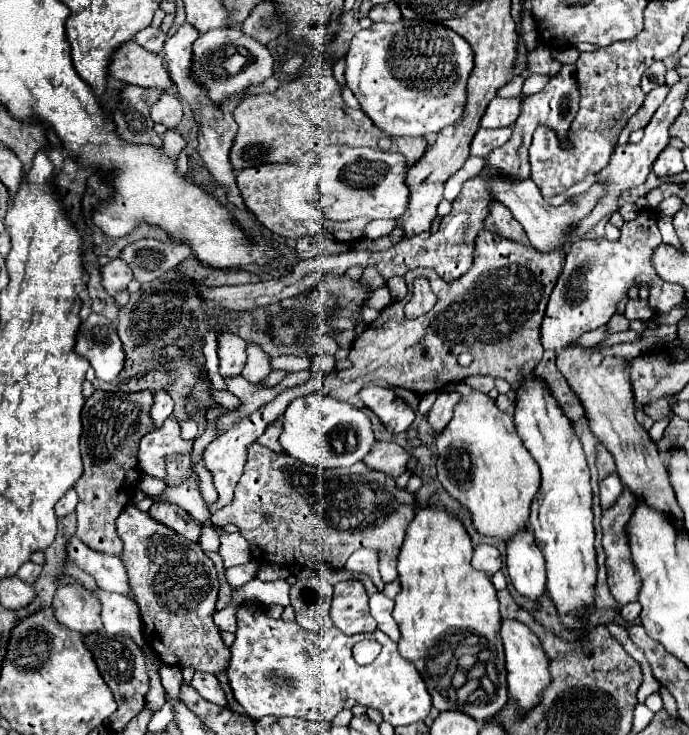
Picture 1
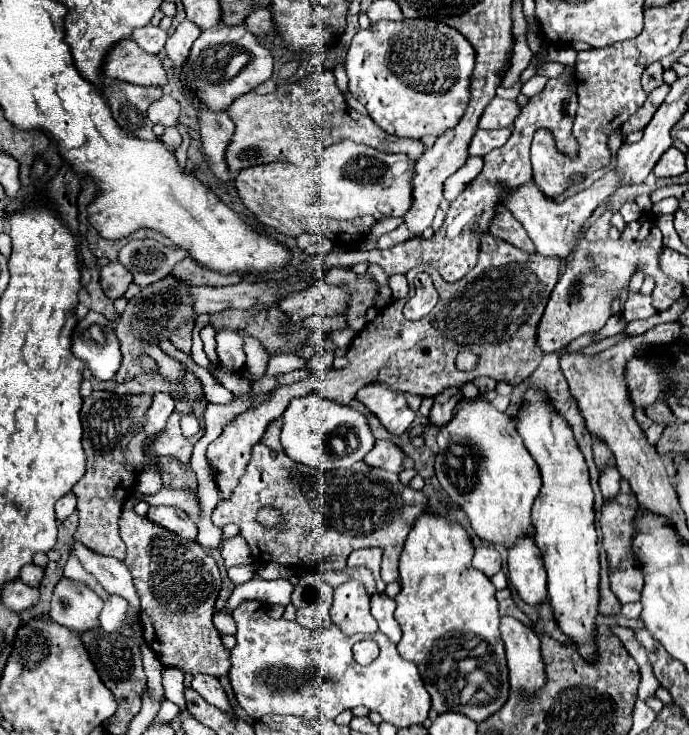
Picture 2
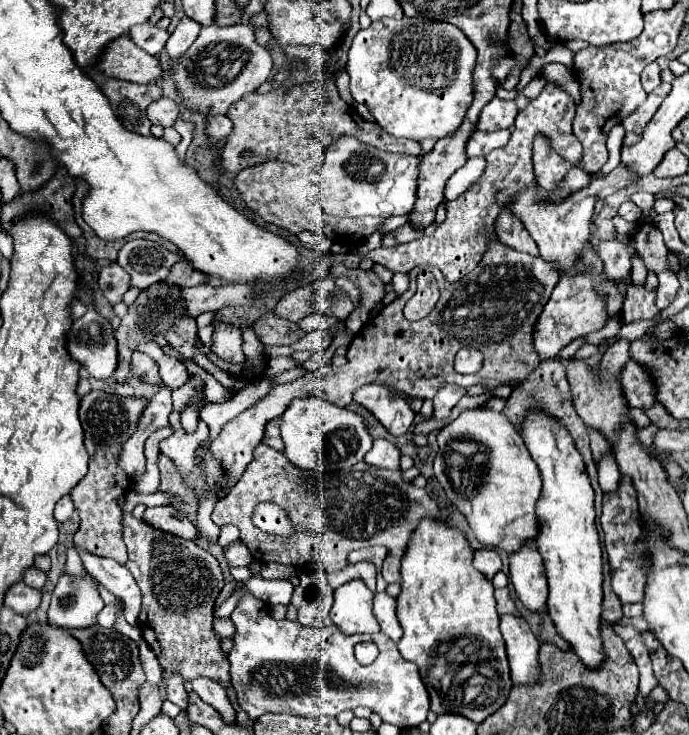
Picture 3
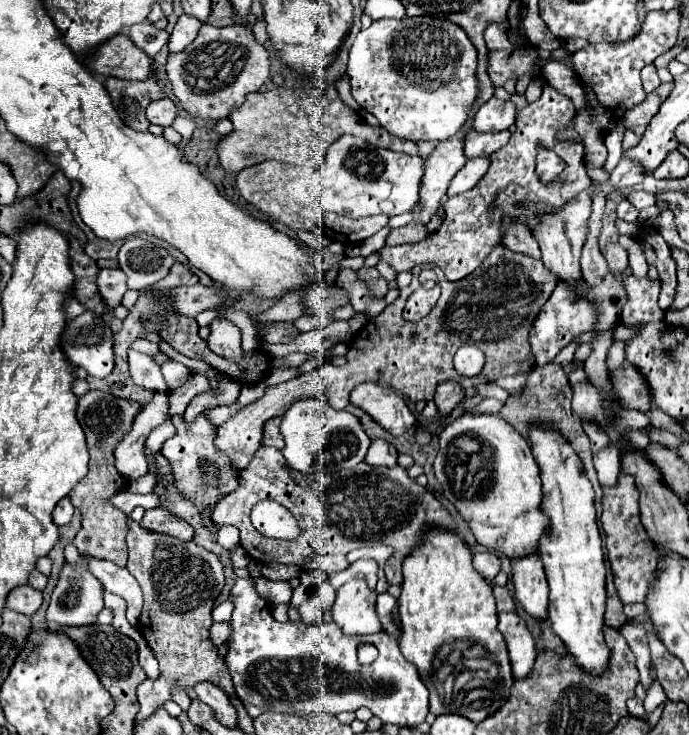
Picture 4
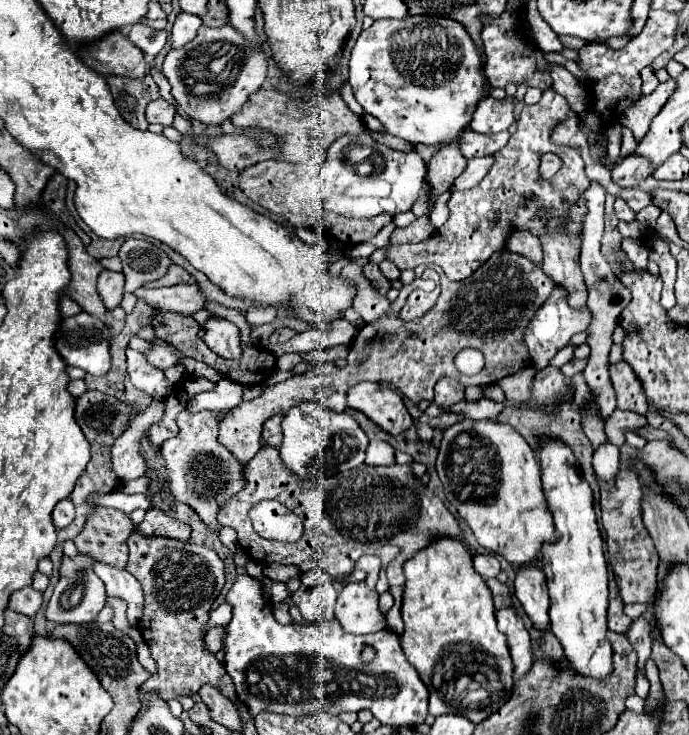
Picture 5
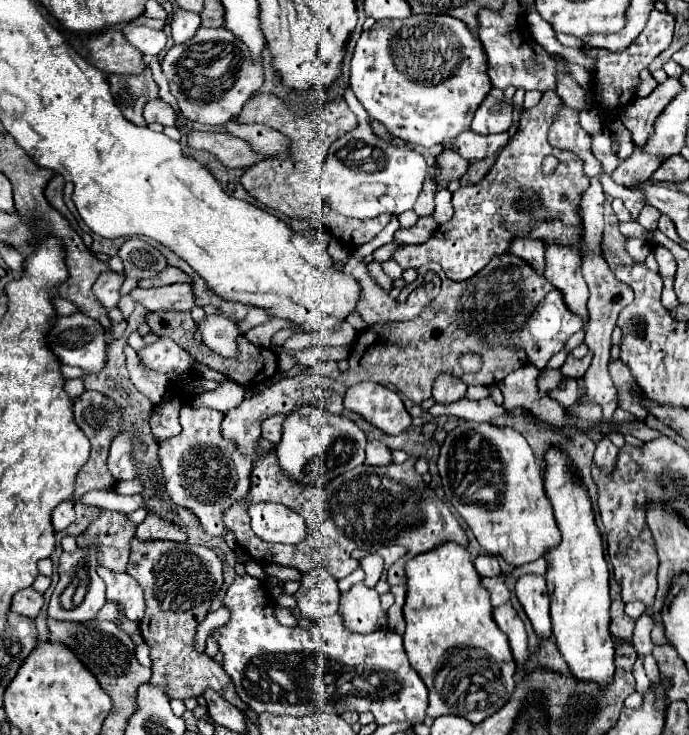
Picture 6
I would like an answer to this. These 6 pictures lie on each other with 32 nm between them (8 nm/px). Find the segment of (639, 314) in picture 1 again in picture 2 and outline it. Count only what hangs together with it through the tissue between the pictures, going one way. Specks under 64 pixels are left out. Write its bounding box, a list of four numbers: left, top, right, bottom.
[624,292,656,322]

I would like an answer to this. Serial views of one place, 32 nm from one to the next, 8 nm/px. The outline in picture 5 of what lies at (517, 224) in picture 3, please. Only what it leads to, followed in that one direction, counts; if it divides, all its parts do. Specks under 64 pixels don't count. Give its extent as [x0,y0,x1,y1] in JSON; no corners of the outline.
[506,230,542,262]

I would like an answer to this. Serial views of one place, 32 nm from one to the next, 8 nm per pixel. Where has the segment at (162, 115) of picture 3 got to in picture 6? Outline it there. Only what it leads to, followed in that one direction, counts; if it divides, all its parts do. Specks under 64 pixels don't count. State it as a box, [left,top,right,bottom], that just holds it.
[144,98,176,126]

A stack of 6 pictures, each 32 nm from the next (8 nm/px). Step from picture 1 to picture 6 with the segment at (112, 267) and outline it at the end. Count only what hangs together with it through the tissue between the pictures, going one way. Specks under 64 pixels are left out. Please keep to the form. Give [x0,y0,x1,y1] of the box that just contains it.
[94,272,124,310]

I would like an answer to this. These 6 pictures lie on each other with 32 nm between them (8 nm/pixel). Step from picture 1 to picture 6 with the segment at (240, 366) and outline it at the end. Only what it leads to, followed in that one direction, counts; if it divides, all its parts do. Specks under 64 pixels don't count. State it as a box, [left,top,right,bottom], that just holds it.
[198,316,238,358]

